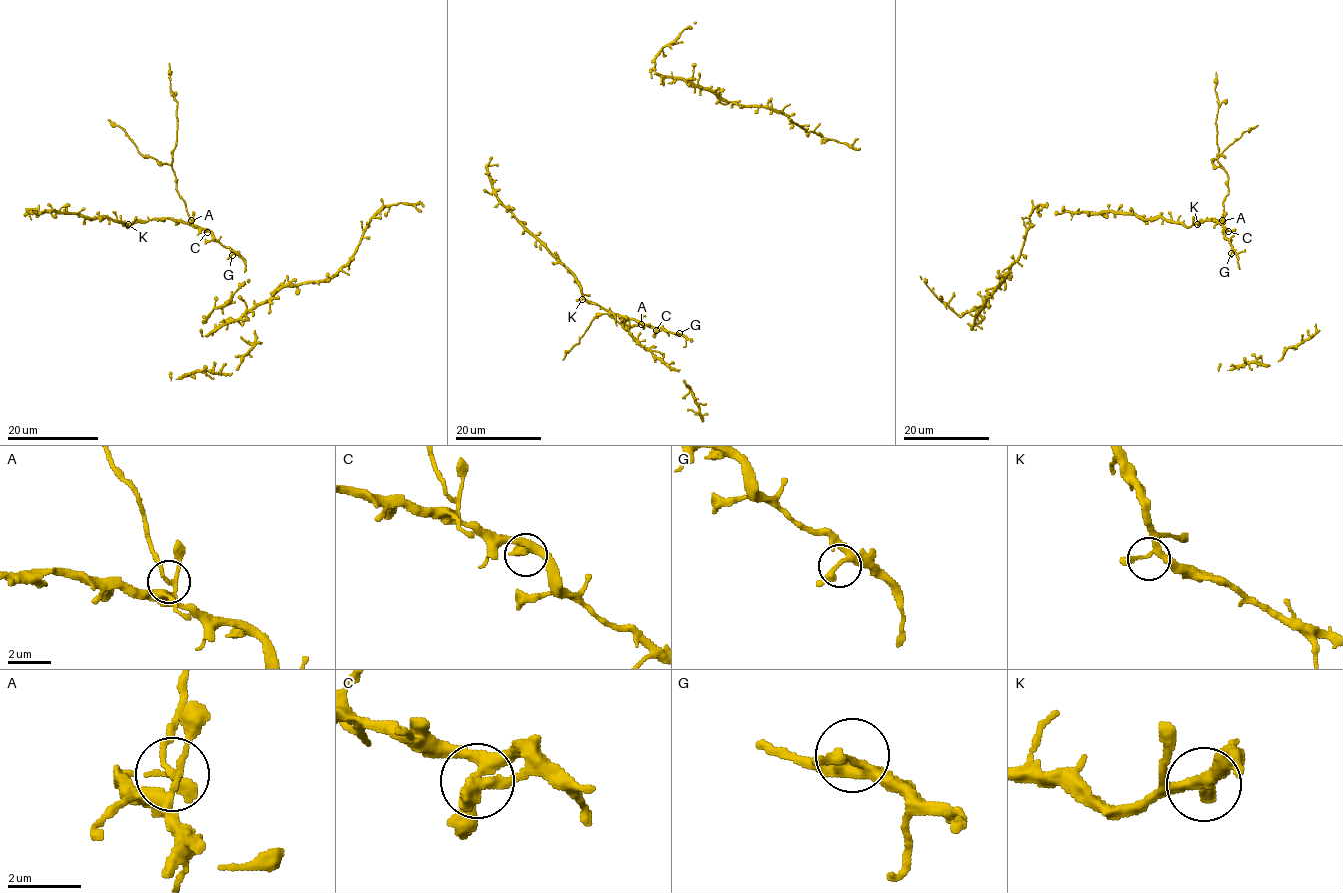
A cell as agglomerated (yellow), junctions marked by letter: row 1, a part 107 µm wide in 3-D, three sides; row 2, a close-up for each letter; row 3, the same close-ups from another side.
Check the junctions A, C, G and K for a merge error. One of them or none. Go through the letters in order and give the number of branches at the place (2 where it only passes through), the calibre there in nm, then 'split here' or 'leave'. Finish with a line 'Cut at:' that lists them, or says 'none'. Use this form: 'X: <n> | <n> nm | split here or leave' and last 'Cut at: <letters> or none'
A: 3 | 160 nm | split here
C: 3 | 260 nm | leave
G: 3 | 240 nm | leave
K: 3 | 200 nm | leave
Cut at: A

